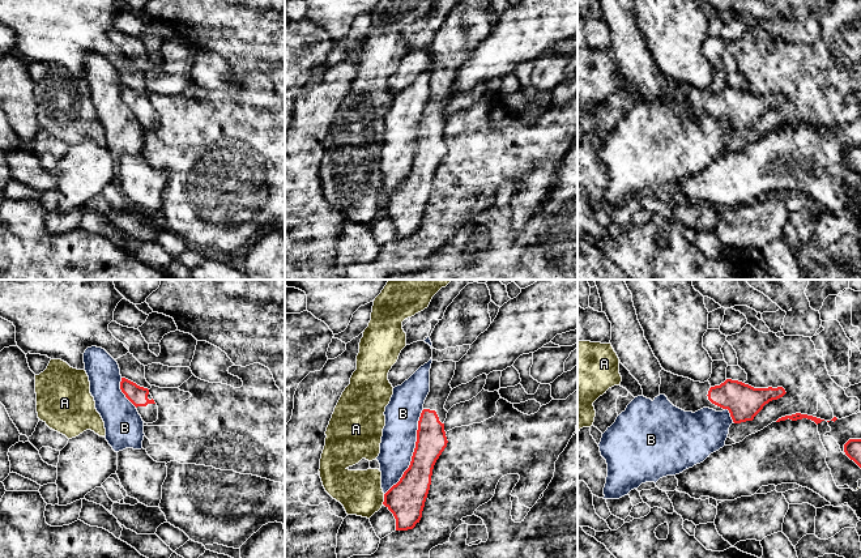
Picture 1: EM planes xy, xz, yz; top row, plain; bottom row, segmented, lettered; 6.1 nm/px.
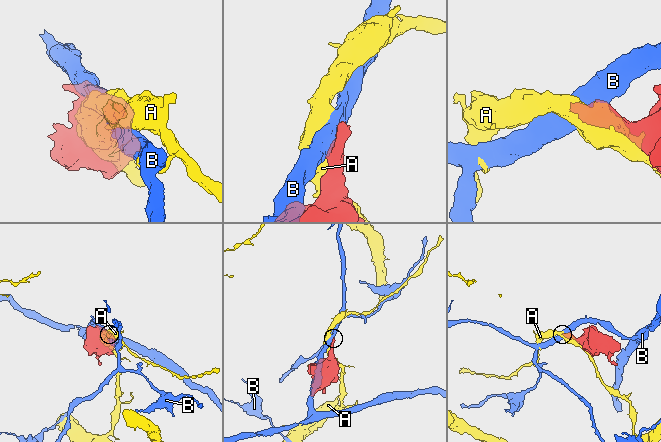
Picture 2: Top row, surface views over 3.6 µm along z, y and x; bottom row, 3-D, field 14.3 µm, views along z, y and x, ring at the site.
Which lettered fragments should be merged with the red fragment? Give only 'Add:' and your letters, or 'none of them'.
Add: none of them

